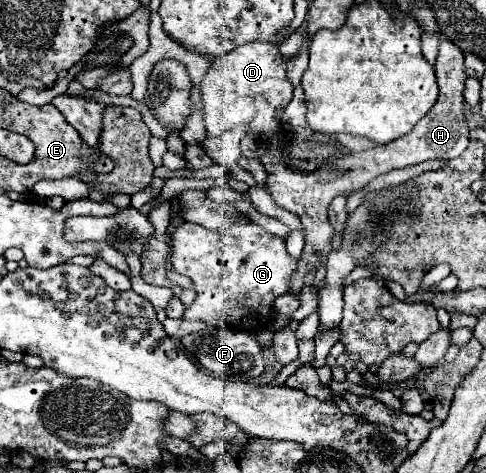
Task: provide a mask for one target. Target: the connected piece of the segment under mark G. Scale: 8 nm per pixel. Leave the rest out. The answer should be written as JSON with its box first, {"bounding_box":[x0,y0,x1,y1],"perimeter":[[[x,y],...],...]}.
{"bounding_box":[170,222,298,332],"perimeter":[[[182,222],[172,232],[170,266],[192,280],[196,298],[184,308],[182,320],[198,320],[216,328],[256,332],[274,318],[272,302],[290,292],[290,278],[298,262],[286,252],[286,242],[258,224],[232,226],[228,232],[208,230],[194,222]]]}

